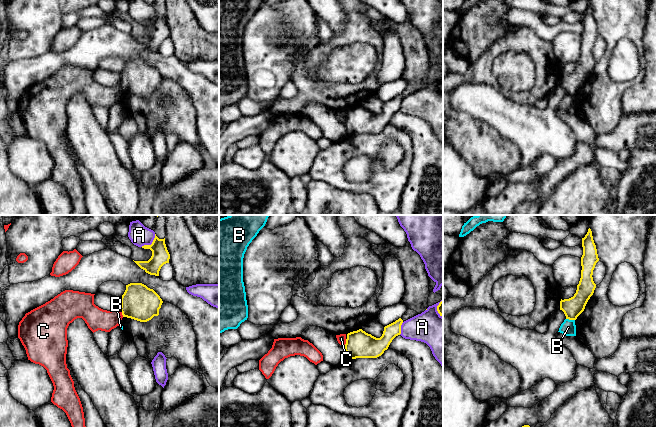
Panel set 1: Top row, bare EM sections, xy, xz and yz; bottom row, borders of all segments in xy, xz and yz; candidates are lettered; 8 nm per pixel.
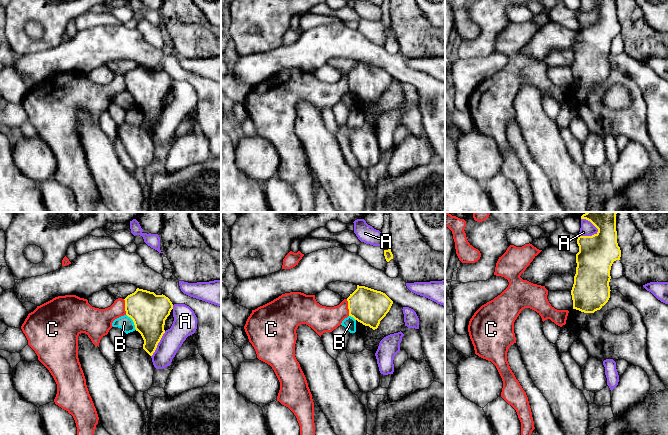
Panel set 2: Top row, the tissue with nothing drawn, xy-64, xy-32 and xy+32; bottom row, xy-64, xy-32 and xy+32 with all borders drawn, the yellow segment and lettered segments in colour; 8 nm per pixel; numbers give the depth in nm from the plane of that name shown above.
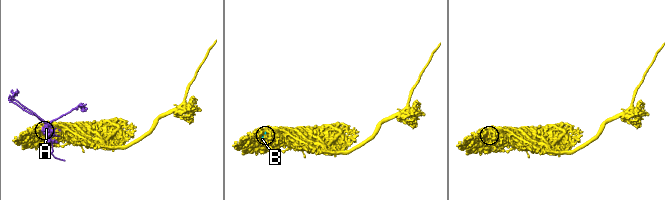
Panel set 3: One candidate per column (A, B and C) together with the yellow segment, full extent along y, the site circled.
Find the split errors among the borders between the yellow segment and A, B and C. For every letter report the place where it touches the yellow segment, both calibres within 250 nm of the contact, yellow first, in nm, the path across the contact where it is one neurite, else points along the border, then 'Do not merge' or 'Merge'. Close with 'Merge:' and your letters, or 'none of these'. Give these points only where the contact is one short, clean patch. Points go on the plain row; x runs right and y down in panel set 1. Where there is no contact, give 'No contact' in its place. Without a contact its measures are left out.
A: Touches yellow at xy (151, 20). Thickness 140 nm (yellow) against 160 nm. Do not merge
B: Touches yellow at yz (570, 95). Thickness 160 nm (yellow) against 120 nm. Do not merge
C: Touches yellow at xy (122, 89). Thickness 280 nm (yellow) against 180 nm. Boundary: xy (119, 85), (123, 92). Do not merge
Merge: none of these

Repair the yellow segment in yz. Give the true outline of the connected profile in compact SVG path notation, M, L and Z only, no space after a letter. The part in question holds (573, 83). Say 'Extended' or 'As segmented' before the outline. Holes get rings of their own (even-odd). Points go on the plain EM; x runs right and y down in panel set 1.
As segmented. M590 4L585 13L582 14L582 23L581 54L577 61L576 69L573 73L564 76L561 75L560 77L560 86L564 88L566 95L569 96L576 96L584 87L588 76L593 71L596 64L592 51L599 34Z

